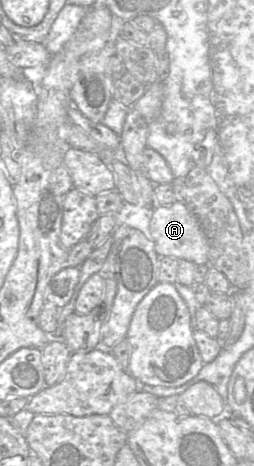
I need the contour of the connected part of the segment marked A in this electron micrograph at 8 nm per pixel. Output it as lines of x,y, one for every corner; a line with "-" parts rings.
183,202
154,206
150,220
150,237
159,256
189,260
197,265
209,264
208,240
197,218

